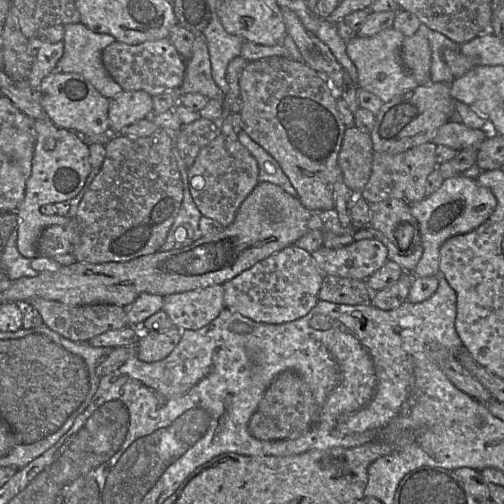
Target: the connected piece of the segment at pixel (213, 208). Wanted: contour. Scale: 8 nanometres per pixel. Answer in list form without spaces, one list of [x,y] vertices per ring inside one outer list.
[[[222,133],[200,150],[194,163],[187,168],[187,174],[190,193],[202,216],[217,221],[222,227],[234,221],[240,205],[259,183],[256,159],[238,140],[234,141]]]

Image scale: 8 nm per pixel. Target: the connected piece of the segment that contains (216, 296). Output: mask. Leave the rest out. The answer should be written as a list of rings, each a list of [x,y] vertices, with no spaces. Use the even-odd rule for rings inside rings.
[[[215,285],[163,297],[163,307],[175,328],[198,330],[225,309],[223,285]]]

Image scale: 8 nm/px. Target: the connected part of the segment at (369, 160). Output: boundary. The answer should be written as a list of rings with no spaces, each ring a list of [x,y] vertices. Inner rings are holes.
[[[347,127],[338,156],[346,185],[359,193],[367,184],[374,158],[371,137],[357,127]]]

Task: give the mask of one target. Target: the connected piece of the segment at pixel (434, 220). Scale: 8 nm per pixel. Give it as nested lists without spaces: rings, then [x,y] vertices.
[[[471,174],[444,179],[437,191],[411,205],[422,246],[422,256],[413,270],[414,275],[417,277],[438,276],[439,252],[442,244],[455,235],[470,232],[480,226],[491,216],[496,206],[497,199],[492,191],[481,186]]]

